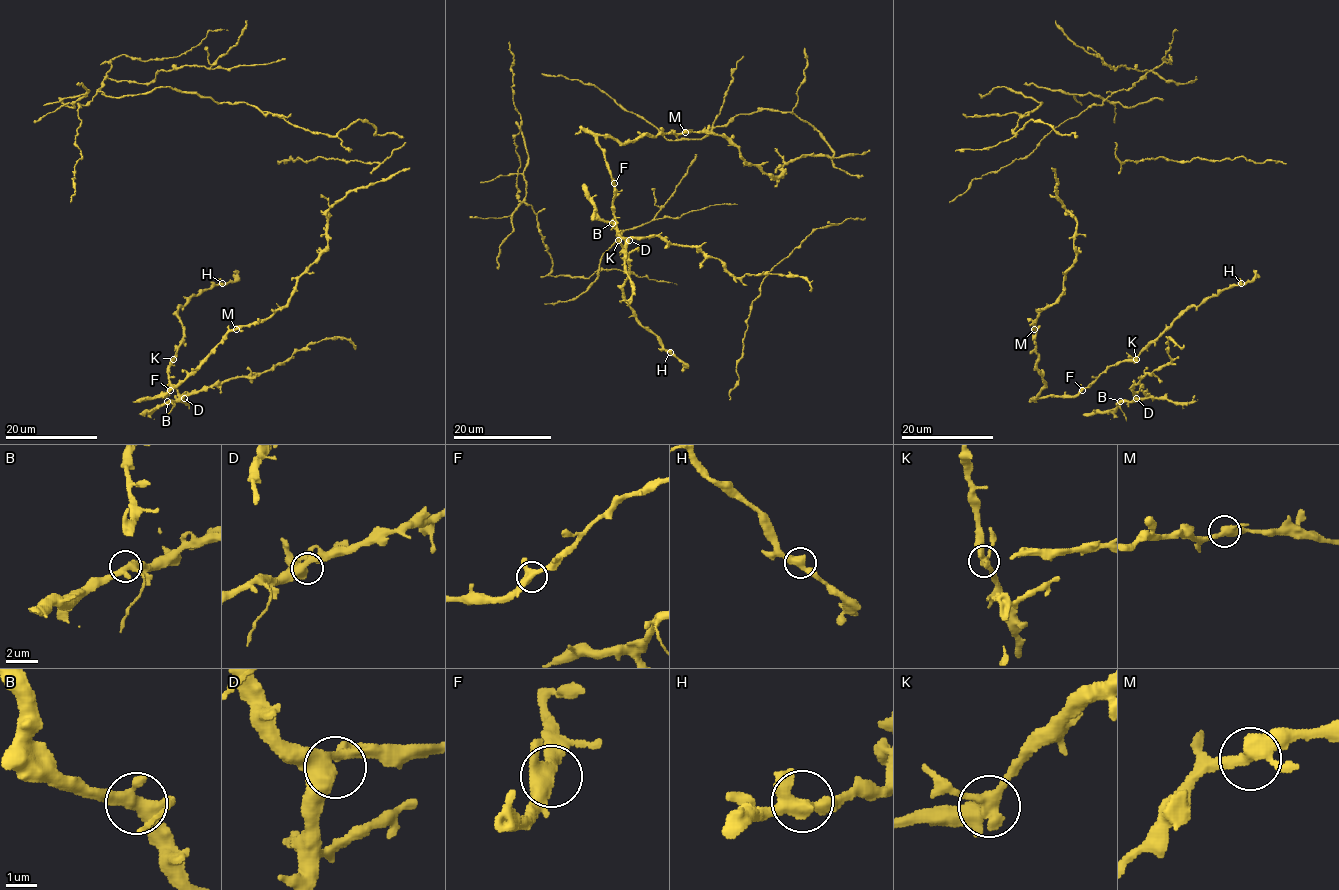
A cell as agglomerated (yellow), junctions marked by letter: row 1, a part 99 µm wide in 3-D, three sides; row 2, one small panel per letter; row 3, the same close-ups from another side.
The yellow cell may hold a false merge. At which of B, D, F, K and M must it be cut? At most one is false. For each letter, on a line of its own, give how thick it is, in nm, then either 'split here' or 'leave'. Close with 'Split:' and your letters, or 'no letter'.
B: 360 nm thick; leave
D: 440 nm thick; leave
F: 400 nm thick; leave
K: 400 nm thick; leave
M: 360 nm thick; leave
Split: no letter

